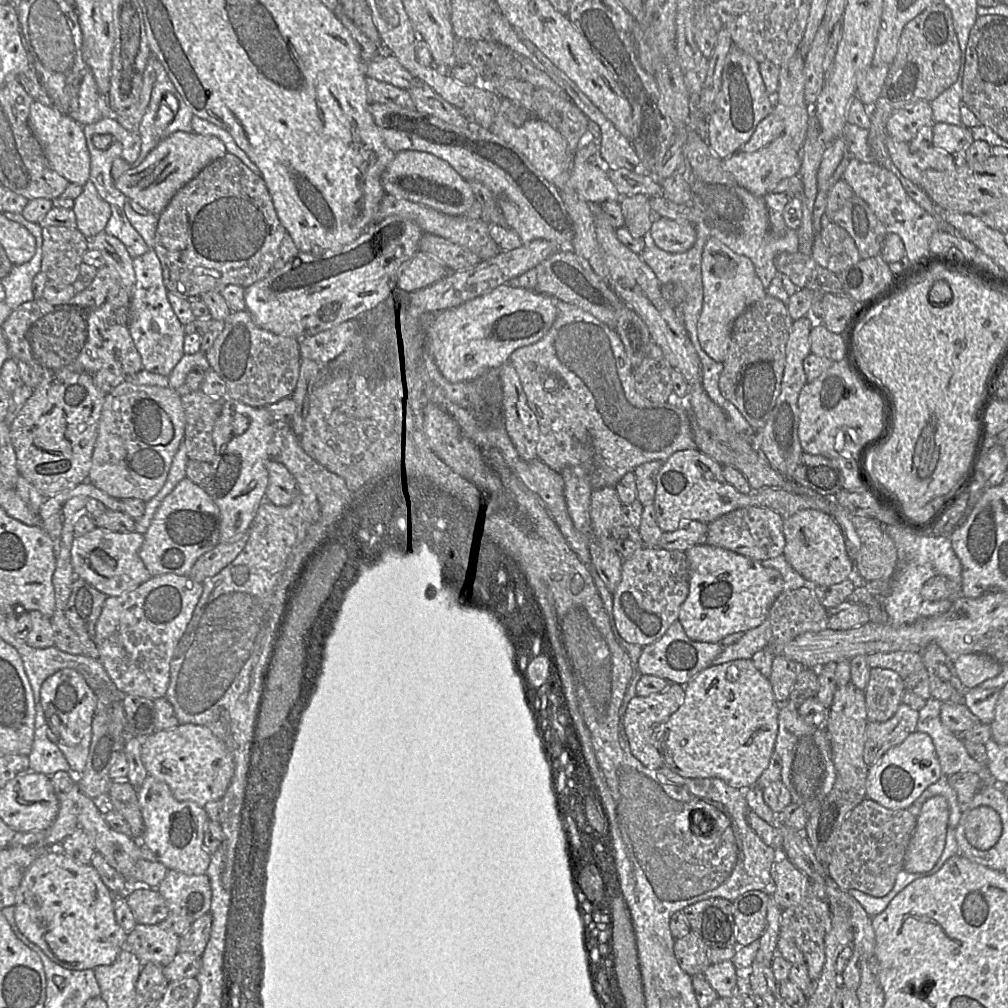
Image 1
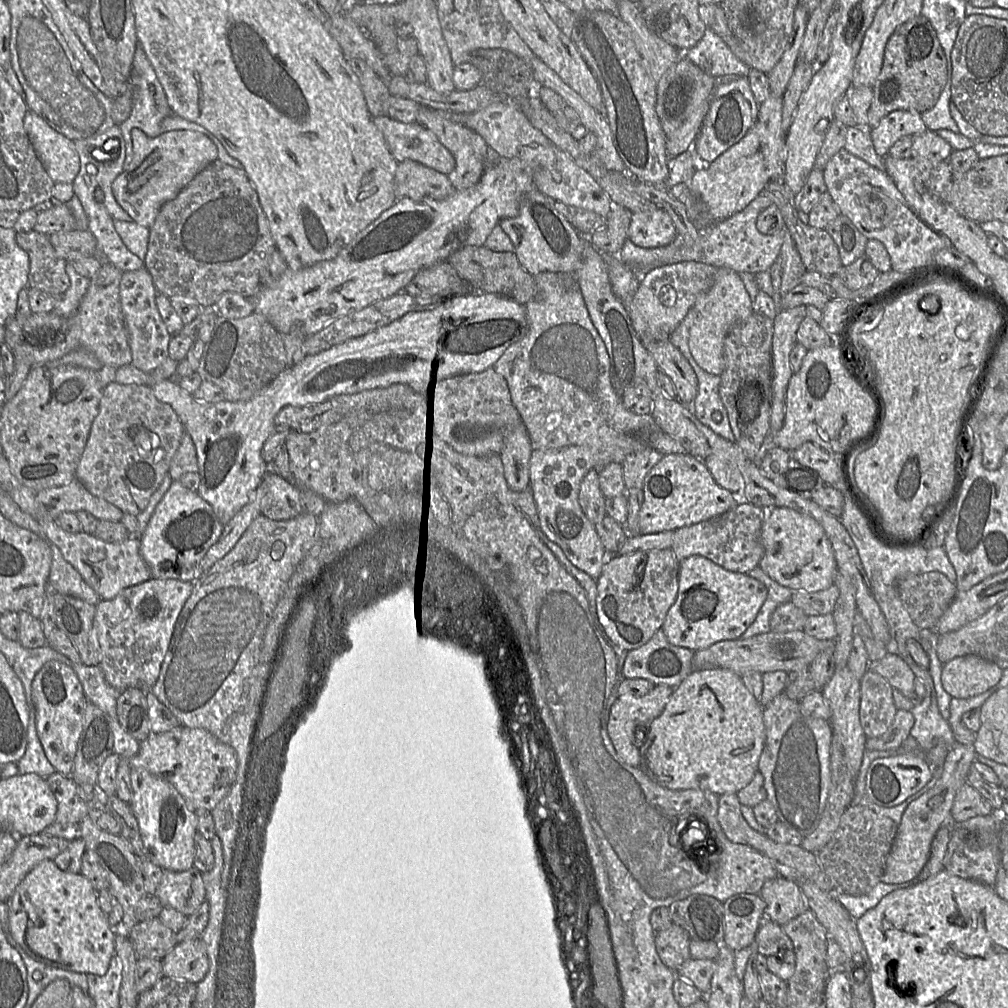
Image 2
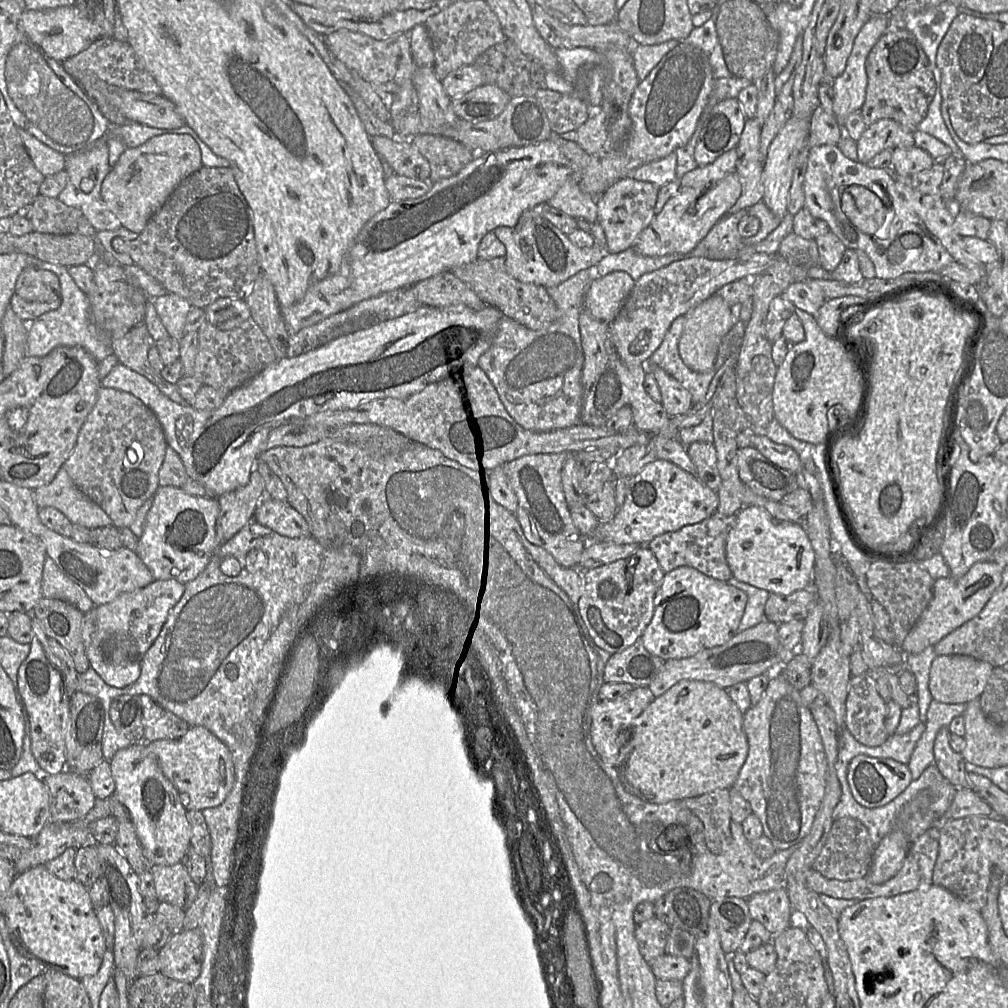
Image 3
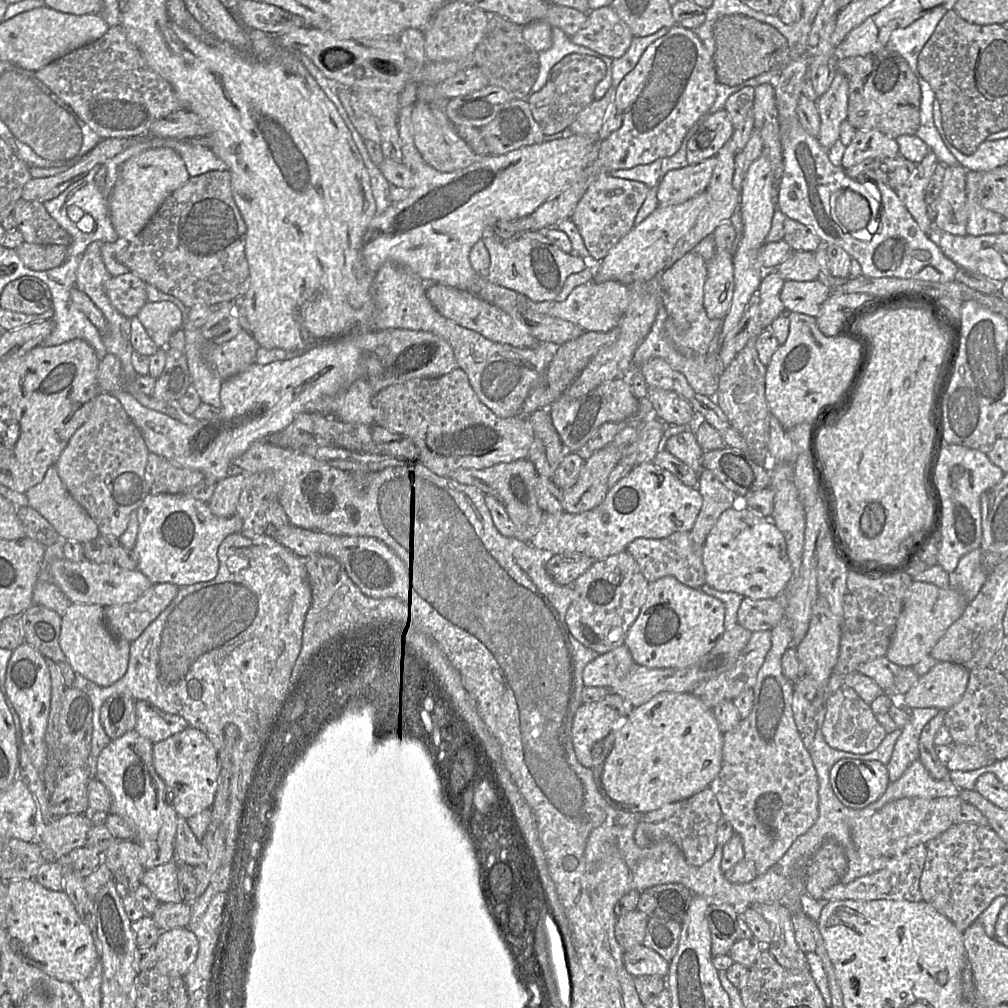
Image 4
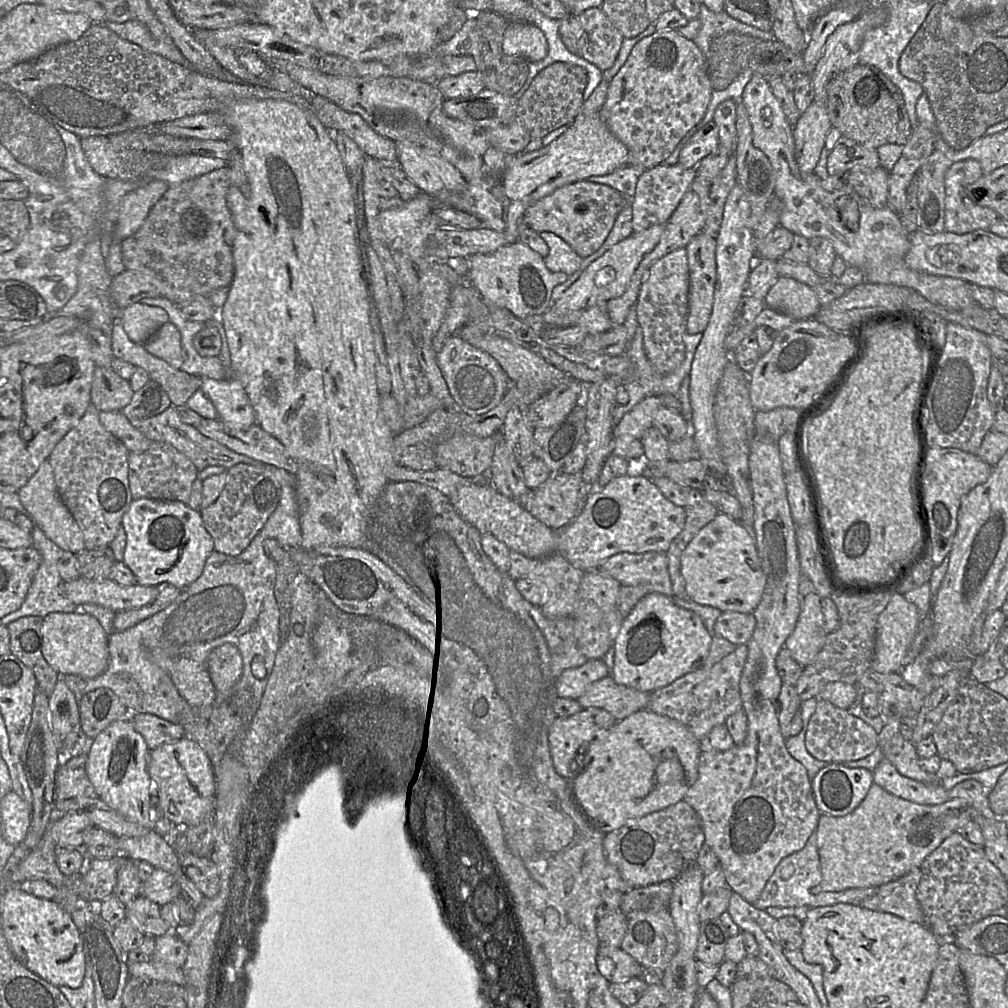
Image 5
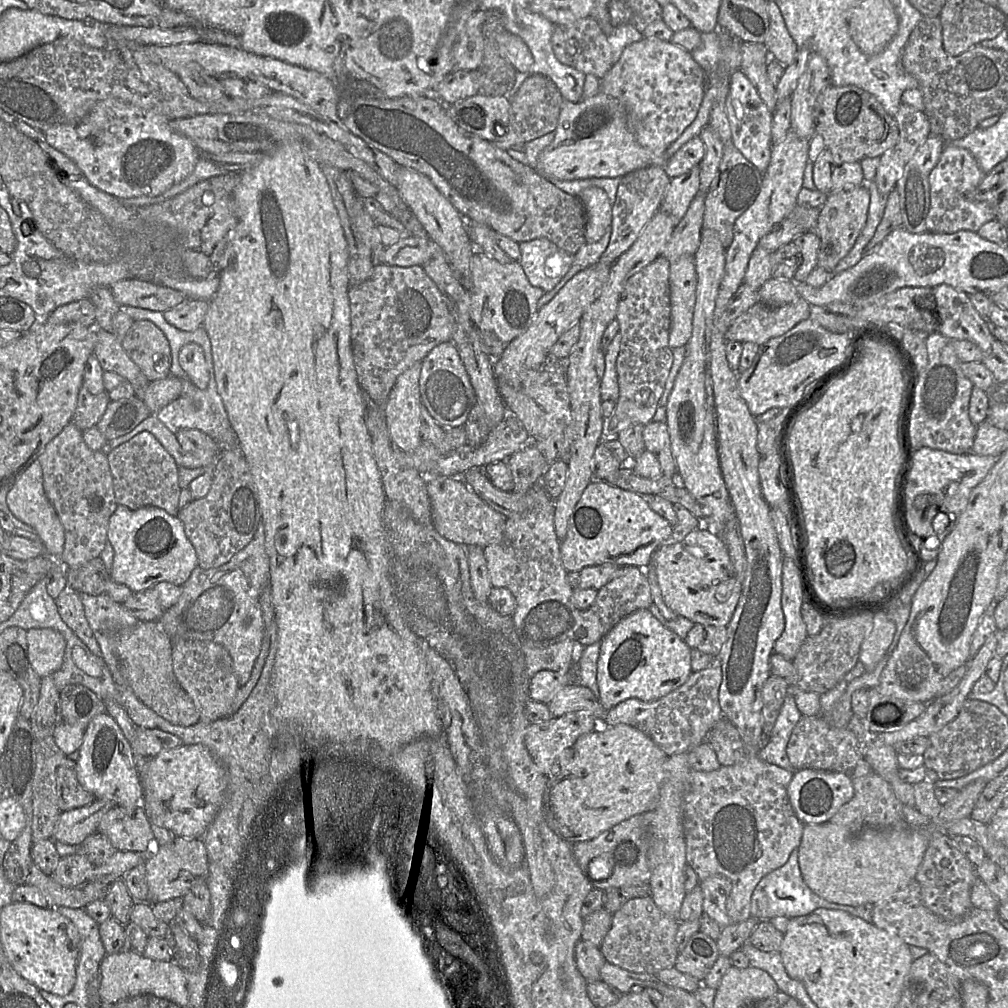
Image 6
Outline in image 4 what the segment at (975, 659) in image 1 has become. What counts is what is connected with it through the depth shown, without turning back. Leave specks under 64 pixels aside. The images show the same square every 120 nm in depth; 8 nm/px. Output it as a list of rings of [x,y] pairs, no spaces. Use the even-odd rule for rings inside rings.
[[[939,661],[906,694],[892,695],[892,703],[901,708],[949,709],[964,695],[969,674],[962,665]]]

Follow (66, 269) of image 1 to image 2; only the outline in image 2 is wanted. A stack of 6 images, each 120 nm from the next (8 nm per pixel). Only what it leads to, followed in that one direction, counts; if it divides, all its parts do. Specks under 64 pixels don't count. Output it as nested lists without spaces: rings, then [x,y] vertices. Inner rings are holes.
[[[34,229],[27,233],[17,233],[16,243],[29,256],[27,287],[63,295],[70,285],[66,272],[69,262],[56,255],[49,234]]]

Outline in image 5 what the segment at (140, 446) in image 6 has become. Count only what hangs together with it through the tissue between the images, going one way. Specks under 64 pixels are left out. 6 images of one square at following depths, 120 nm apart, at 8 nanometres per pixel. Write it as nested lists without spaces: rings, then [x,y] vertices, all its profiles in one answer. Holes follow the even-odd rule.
[[[152,441],[145,451],[130,452],[128,463],[129,487],[134,500],[145,498],[187,504],[199,470],[187,456],[173,446],[162,441]]]

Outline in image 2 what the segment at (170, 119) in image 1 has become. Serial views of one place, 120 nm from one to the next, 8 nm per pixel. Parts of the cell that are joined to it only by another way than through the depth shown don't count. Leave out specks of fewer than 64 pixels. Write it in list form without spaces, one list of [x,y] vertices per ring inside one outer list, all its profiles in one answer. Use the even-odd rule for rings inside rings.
[[[139,43],[137,44],[133,61],[131,84],[135,85],[135,100],[133,103],[132,112],[124,122],[118,125],[121,131],[120,141],[124,144],[126,153],[124,169],[129,166],[133,157],[132,130],[138,128],[149,137],[156,137],[161,134],[162,121],[166,117],[174,115],[168,103],[165,91]]]

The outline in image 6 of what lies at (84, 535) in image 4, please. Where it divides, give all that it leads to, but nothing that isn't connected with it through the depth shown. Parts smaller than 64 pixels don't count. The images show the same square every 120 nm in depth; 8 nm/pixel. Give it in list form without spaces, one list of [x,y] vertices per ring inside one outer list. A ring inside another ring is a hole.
[[[35,460],[6,492],[10,510],[23,522],[31,525],[45,546],[47,556],[59,558],[65,544],[63,525],[56,510],[48,500],[43,487],[43,472],[39,460]]]

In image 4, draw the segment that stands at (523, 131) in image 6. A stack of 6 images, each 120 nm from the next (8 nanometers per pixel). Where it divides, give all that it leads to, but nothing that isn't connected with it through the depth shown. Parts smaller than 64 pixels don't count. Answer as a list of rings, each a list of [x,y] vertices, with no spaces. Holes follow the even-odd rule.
[[[581,54],[567,55],[552,67],[542,89],[526,98],[532,115],[545,136],[553,135],[569,127],[580,112],[594,101],[594,89],[604,78],[605,72],[604,62]]]

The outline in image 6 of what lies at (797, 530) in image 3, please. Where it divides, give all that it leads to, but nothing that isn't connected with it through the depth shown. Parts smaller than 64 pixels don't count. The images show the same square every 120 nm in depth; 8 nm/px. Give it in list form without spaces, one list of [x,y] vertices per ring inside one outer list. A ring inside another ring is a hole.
[[[698,525],[680,542],[660,546],[647,568],[654,568],[666,605],[678,615],[695,624],[727,626],[731,621],[742,594],[743,579],[736,575],[721,536]]]

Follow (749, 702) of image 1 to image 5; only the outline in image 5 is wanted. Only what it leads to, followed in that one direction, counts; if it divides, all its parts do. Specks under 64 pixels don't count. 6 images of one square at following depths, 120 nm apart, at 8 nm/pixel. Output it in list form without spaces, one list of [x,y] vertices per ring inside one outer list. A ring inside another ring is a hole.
[[[644,708],[598,732],[589,744],[579,748],[578,754],[584,754],[584,762],[582,770],[569,781],[573,798],[596,828],[609,833],[629,820],[681,801],[698,778],[701,750],[700,740],[683,724]]]

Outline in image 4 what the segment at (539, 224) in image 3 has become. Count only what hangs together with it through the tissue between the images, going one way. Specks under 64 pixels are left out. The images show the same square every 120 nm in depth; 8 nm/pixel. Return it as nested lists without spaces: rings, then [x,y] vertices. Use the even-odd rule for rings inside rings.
[[[530,231],[506,241],[488,234],[483,237],[483,241],[490,255],[486,278],[496,285],[524,295],[533,302],[553,301],[566,279],[586,268],[583,258],[563,252],[551,244],[540,231]]]

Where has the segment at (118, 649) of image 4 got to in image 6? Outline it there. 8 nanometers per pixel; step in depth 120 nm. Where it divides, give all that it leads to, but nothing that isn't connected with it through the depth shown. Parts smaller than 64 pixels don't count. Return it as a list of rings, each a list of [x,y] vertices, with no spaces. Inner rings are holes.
[[[51,628],[28,629],[27,643],[29,661],[41,678],[52,676],[61,668],[66,641],[60,632]]]

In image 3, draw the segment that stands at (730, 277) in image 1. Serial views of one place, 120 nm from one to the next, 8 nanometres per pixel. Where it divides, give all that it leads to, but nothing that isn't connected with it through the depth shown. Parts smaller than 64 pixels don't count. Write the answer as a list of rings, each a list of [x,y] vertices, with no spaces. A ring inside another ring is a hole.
[[[717,293],[689,310],[687,321],[679,342],[679,353],[683,362],[692,370],[707,372],[714,367],[723,338],[730,332],[736,320],[732,307]]]

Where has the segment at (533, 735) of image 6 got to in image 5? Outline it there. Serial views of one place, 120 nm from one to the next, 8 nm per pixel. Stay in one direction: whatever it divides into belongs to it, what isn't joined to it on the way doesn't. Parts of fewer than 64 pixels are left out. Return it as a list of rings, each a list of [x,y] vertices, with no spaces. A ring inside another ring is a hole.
[[[596,707],[582,708],[577,713],[556,718],[548,730],[548,743],[553,766],[556,772],[571,781],[583,768],[584,754],[578,754],[579,748],[589,744],[601,730],[612,727],[617,720],[606,710]]]

